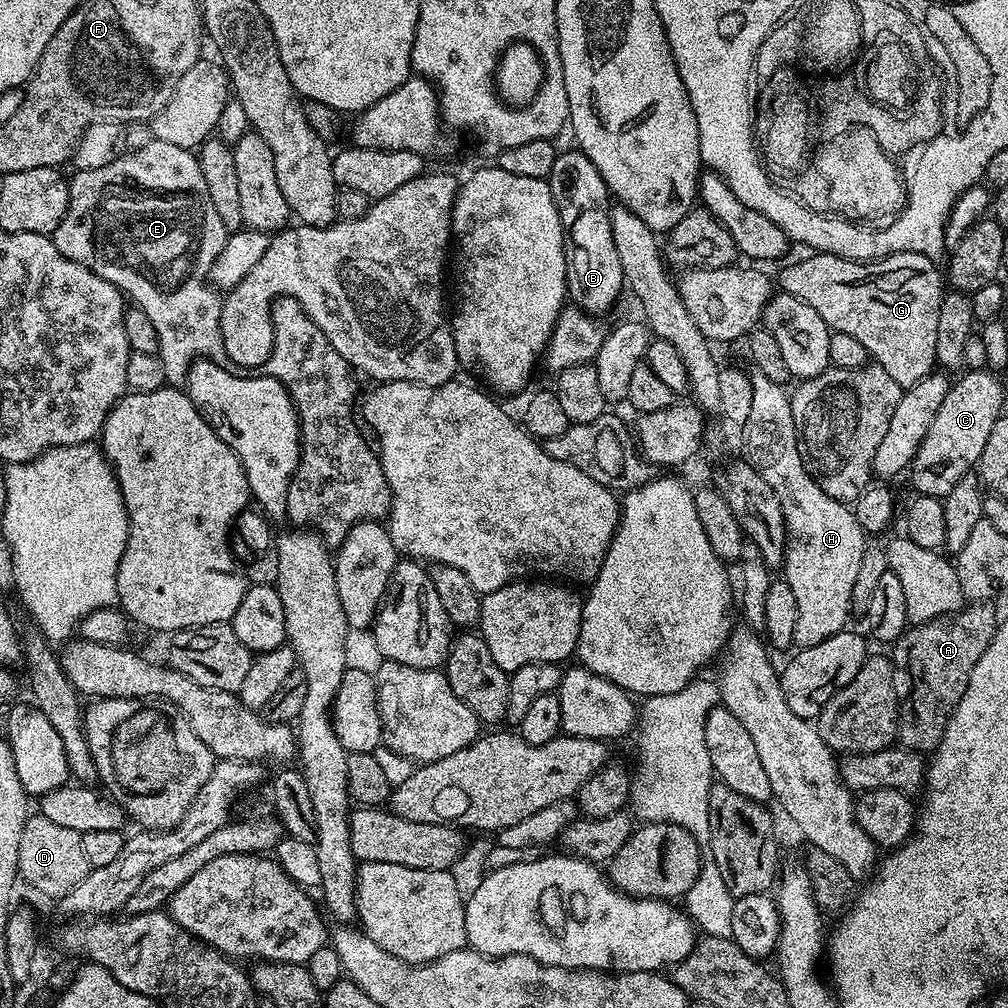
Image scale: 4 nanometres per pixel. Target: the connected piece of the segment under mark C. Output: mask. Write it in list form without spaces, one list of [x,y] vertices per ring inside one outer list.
[[[968,370],[960,378],[942,398],[942,406],[938,406],[938,414],[934,414],[934,422],[930,422],[930,430],[926,430],[926,438],[922,438],[922,446],[918,446],[918,454],[912,460],[910,477],[919,495],[942,498],[954,490],[954,482],[979,465],[982,450],[990,439],[990,426],[1005,411],[1004,384],[997,373]]]

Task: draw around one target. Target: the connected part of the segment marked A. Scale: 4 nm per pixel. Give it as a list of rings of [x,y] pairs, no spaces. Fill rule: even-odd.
[[[988,602],[969,603],[950,616],[915,625],[903,637],[902,644],[908,647],[908,676],[912,679],[912,717],[901,719],[898,725],[898,740],[903,747],[928,754],[940,744],[949,716],[966,694],[978,658],[996,633],[998,615],[992,606]]]

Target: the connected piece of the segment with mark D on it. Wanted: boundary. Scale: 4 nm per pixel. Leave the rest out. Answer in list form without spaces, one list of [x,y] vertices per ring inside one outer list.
[[[39,814],[29,815],[26,826],[22,830],[22,843],[18,845],[19,879],[24,880],[36,892],[44,896],[63,898],[86,878],[88,863],[82,847],[81,832],[70,830],[67,826],[58,826],[50,822],[50,818]]]

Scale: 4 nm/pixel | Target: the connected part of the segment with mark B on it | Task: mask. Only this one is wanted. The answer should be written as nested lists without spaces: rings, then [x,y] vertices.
[[[557,151],[547,179],[557,210],[561,214],[580,212],[566,224],[567,295],[585,314],[600,314],[596,312],[610,307],[626,288],[622,262],[618,262],[618,250],[614,250],[614,234],[610,234],[610,193],[590,158],[582,151],[571,151]]]

